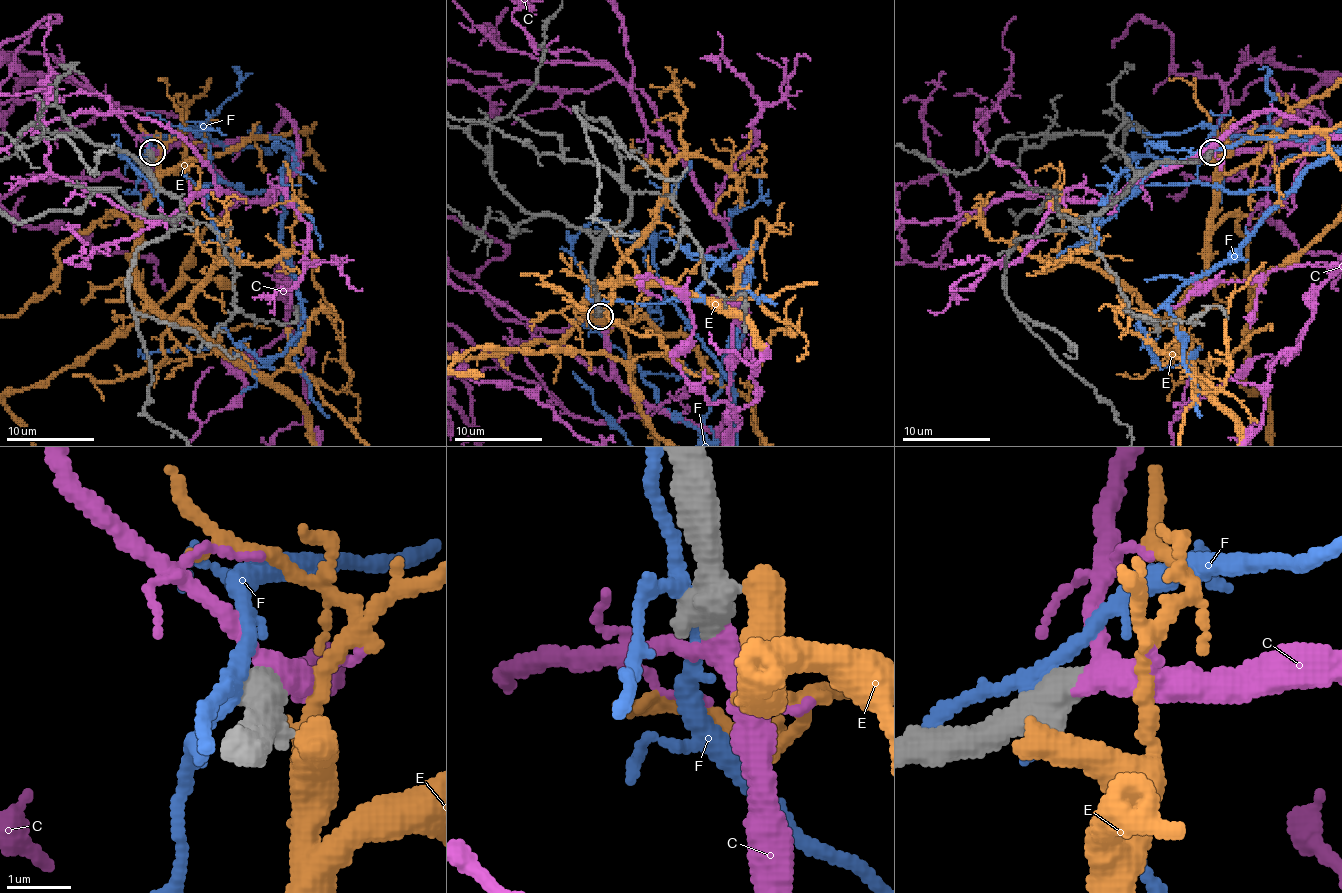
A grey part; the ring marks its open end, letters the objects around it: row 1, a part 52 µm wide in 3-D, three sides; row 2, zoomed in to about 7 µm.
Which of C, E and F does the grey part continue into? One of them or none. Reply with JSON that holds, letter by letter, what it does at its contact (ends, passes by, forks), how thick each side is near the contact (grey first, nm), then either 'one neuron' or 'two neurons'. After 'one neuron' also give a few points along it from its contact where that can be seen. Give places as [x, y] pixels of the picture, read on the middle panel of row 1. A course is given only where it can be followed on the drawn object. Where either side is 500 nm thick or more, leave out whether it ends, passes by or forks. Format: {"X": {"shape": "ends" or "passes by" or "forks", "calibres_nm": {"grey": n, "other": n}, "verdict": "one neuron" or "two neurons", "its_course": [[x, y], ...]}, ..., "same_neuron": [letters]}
{"C": {"calibres_nm": {"grey": 650, "other": 320}, "verdict": "one neuron"}, "E": {"calibres_nm": {"grey": 460, "other": 550}, "verdict": "two neurons"}, "F": {"calibres_nm": {"grey": 700, "other": 200}, "verdict": "two neurons"}, "same_neuron": ["C"]}

